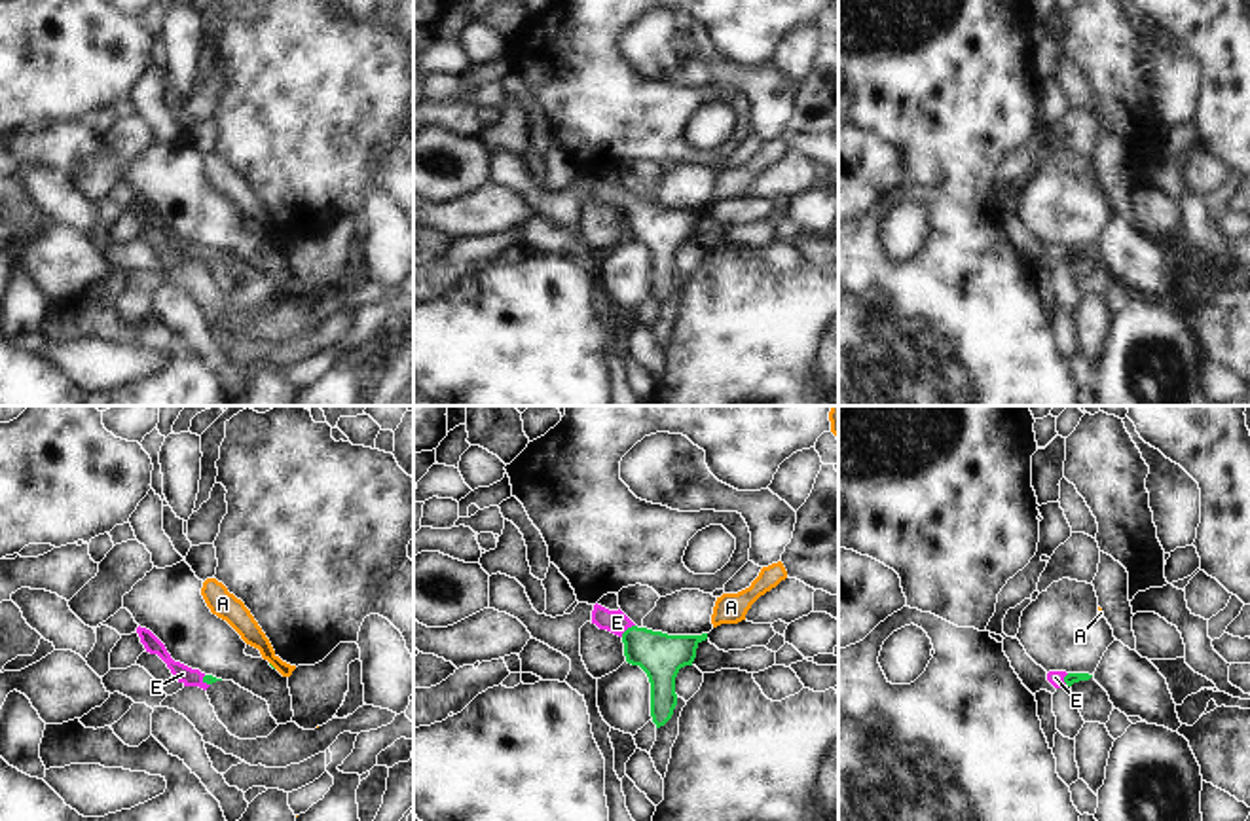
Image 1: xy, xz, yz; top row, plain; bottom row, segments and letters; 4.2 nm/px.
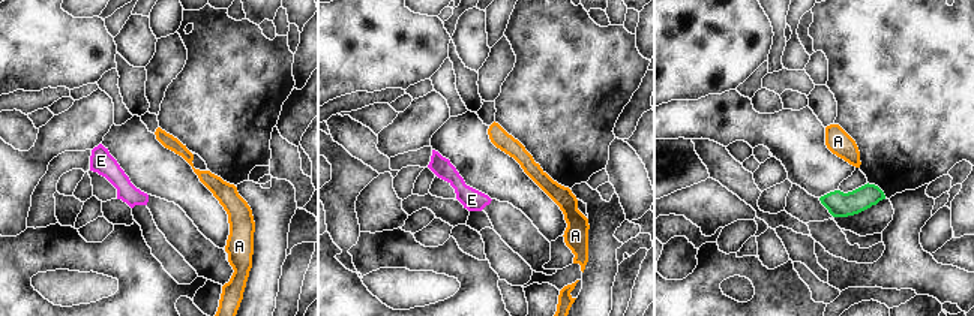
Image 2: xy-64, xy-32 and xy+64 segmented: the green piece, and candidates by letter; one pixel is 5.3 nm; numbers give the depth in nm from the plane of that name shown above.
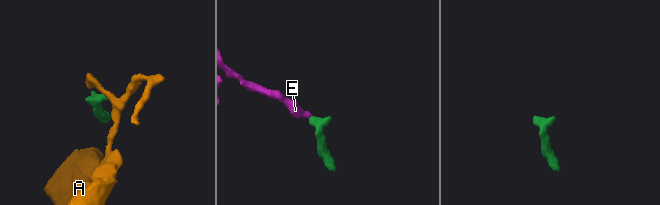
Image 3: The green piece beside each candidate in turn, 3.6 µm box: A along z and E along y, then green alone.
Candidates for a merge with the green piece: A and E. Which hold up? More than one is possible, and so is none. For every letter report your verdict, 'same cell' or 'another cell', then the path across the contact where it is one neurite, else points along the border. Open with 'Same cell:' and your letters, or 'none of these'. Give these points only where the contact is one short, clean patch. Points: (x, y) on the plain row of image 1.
Same cell: E
A: another cell | along xy (270, 237), (275, 243)
E: same cell | across xz (659, 230), (645, 224), (626, 205), (617, 198)

